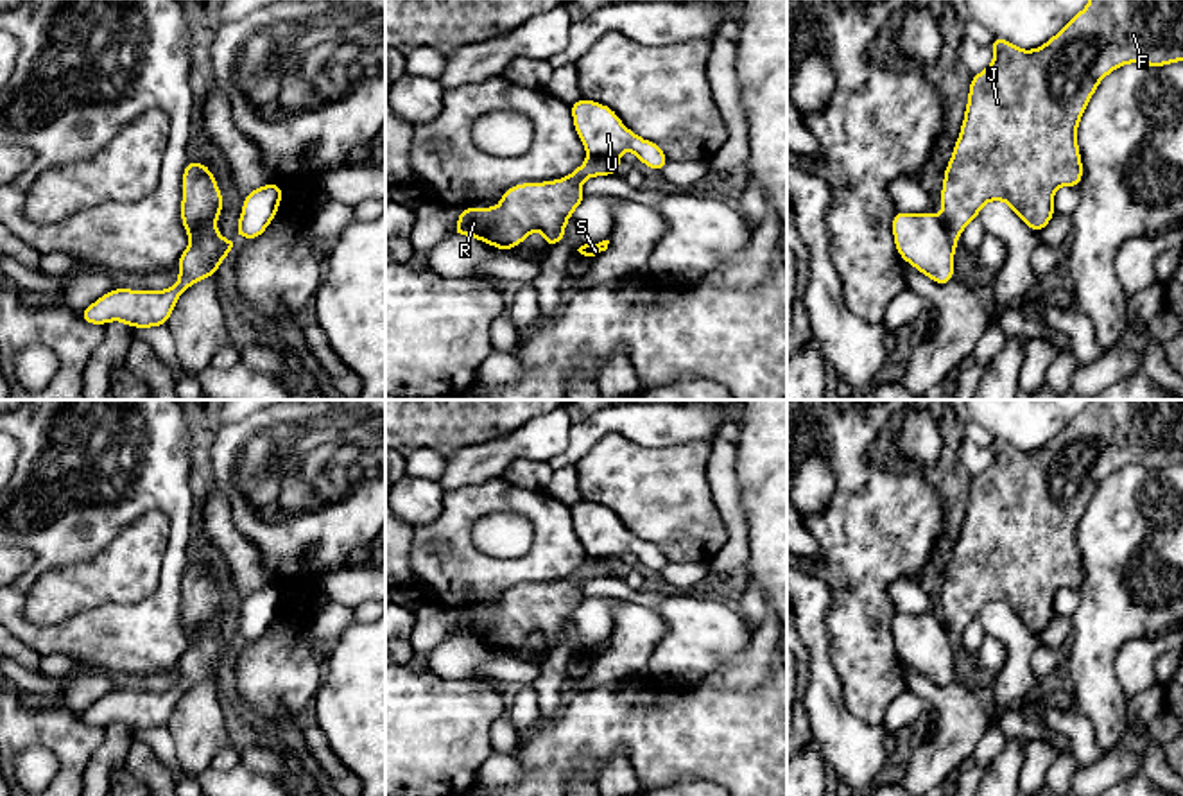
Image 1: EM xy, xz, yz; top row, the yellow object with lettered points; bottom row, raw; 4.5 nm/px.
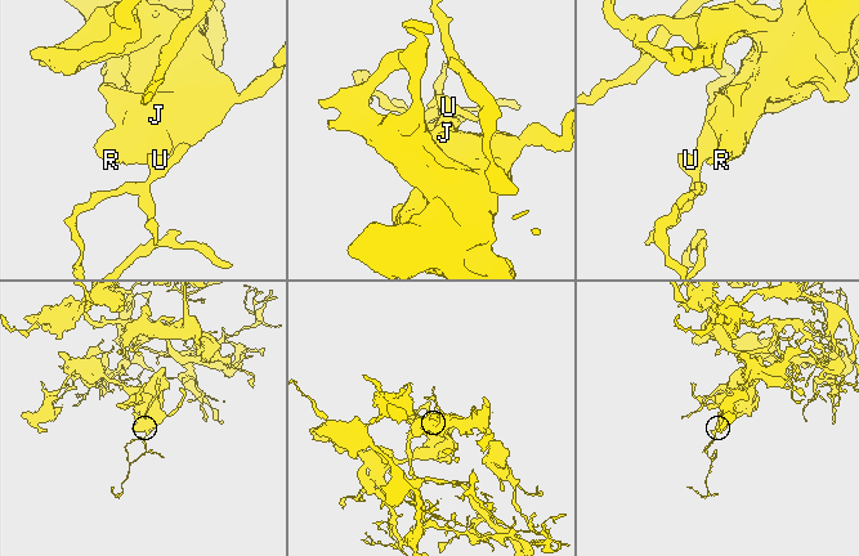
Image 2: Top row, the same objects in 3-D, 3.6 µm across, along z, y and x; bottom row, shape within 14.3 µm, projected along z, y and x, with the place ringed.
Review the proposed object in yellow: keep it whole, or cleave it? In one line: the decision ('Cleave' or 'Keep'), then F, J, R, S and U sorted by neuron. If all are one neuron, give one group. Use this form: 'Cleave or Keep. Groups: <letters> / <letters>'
Cleave. Groups: F J R S / U

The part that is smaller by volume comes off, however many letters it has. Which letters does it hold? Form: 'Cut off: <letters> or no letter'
Cut off: U

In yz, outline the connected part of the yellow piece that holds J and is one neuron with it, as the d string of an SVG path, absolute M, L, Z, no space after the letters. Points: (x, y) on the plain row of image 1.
M1090 400L1088 407L1045 446L1022 452L1007 441L993 439L991 450L993 464L970 482L964 522L945 570L941 611L955 640L989 602L1009 606L1032 633L1041 633L1050 624L1056 617L1054 593L1059 588L1079 588L1083 581L1077 527L1097 486L1127 464L1160 470L1183 463L1183 400Z

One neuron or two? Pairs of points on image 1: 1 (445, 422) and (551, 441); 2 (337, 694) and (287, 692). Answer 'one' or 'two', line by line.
1: two
2: two

